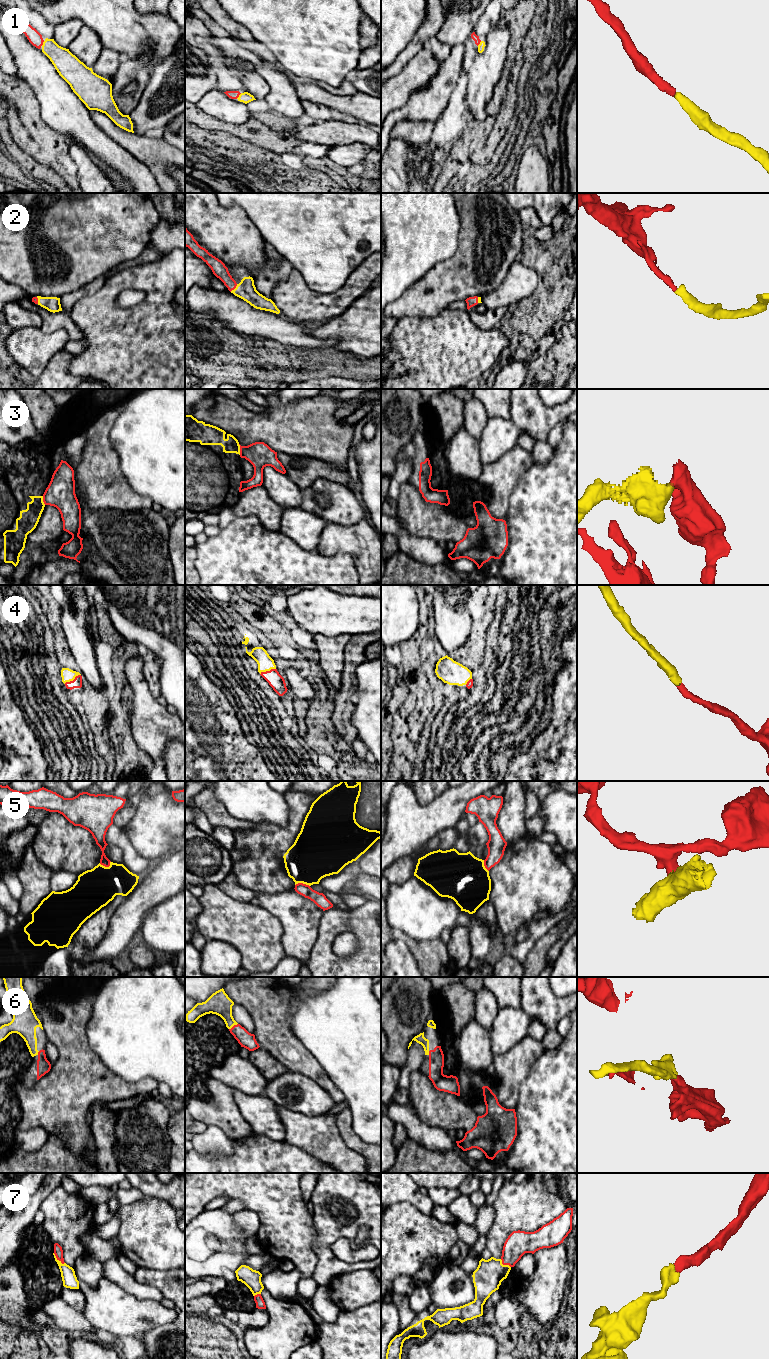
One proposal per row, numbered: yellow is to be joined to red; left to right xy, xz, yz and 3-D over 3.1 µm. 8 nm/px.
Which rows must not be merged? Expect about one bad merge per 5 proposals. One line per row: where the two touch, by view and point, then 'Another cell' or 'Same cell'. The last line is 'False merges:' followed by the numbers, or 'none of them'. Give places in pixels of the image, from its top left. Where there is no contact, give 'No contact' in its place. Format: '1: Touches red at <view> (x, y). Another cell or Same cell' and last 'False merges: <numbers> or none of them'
1: Touches red at xz (238, 96). Same cell
2: Touches red at xz (234, 288). Same cell
3: Touches red at xz (240, 449). Another cell
4: Touches red at xy (73, 680). Same cell
5: Touches red at xz (302, 883). Another cell
6: Touches red at xz (234, 1025). Same cell
7: Touches red at xy (58, 1259). Same cell
False merges: 3, 5

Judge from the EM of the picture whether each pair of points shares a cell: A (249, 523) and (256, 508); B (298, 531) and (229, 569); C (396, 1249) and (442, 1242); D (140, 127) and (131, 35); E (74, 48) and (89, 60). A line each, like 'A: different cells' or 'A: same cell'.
A: different cells
B: different cells
C: same cell
D: different cells
E: same cell

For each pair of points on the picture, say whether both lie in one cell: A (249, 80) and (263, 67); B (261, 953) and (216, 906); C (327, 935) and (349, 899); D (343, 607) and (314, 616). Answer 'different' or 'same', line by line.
A: different
B: same
C: different
D: same

